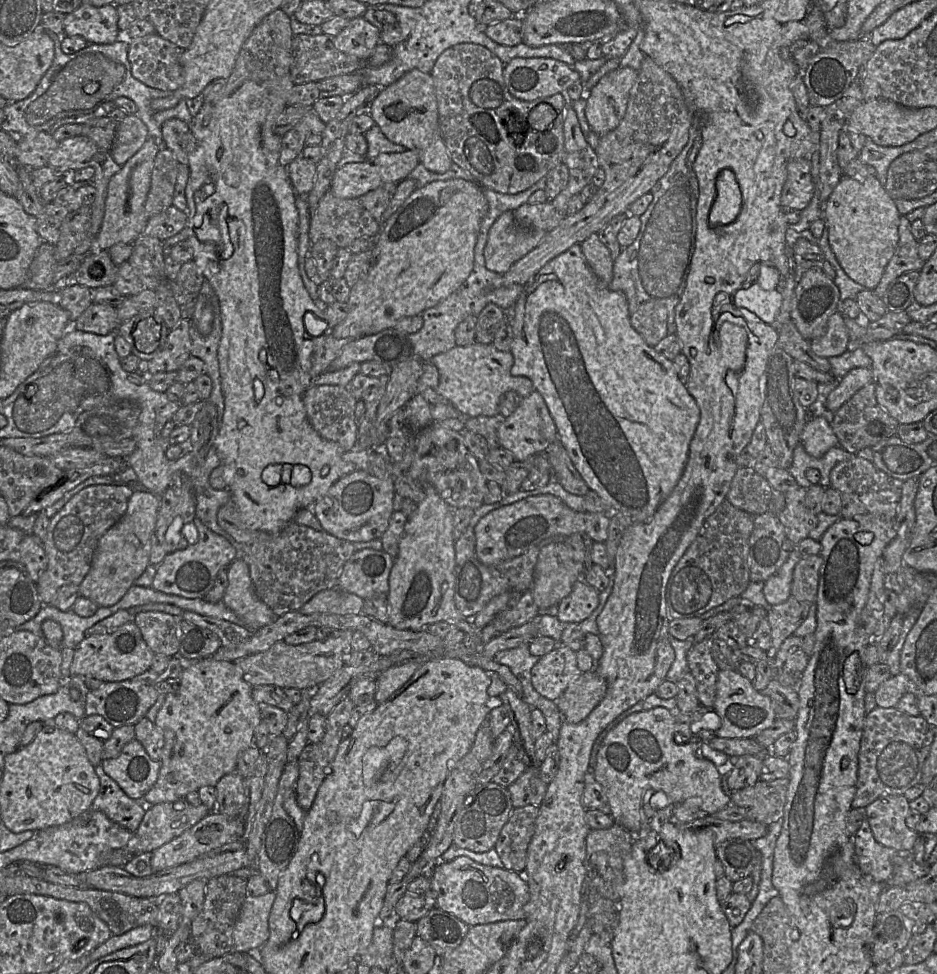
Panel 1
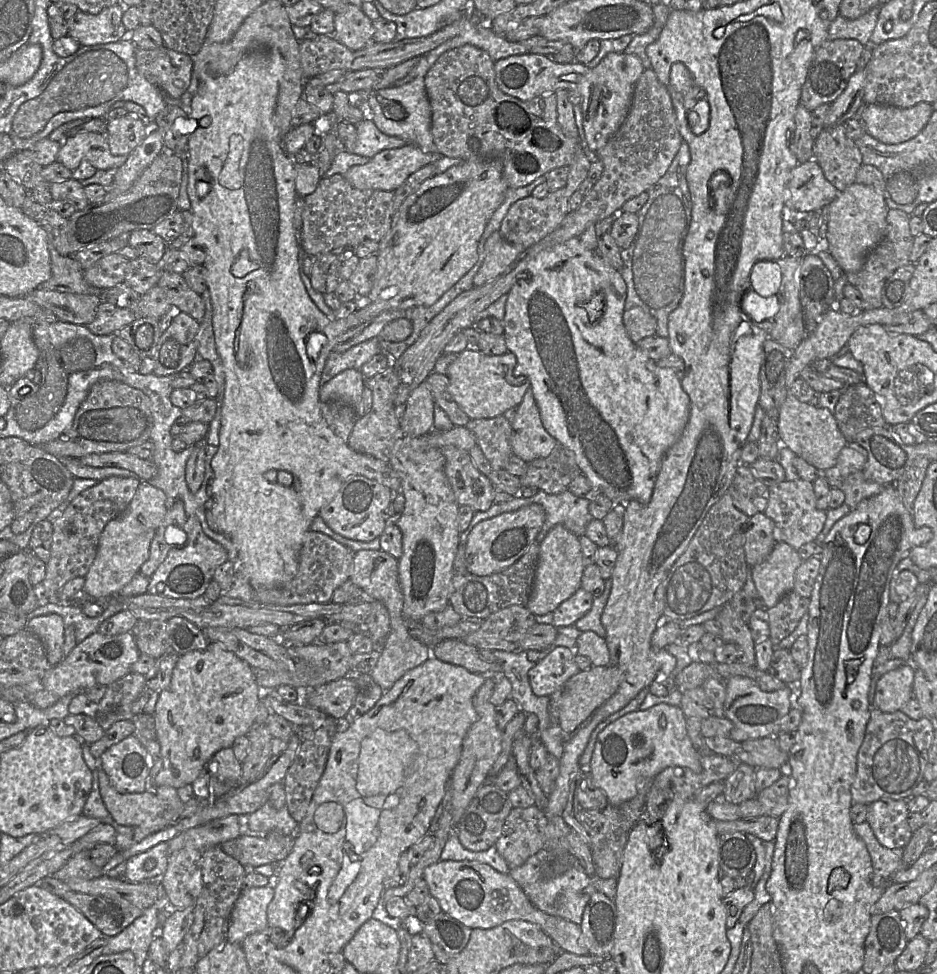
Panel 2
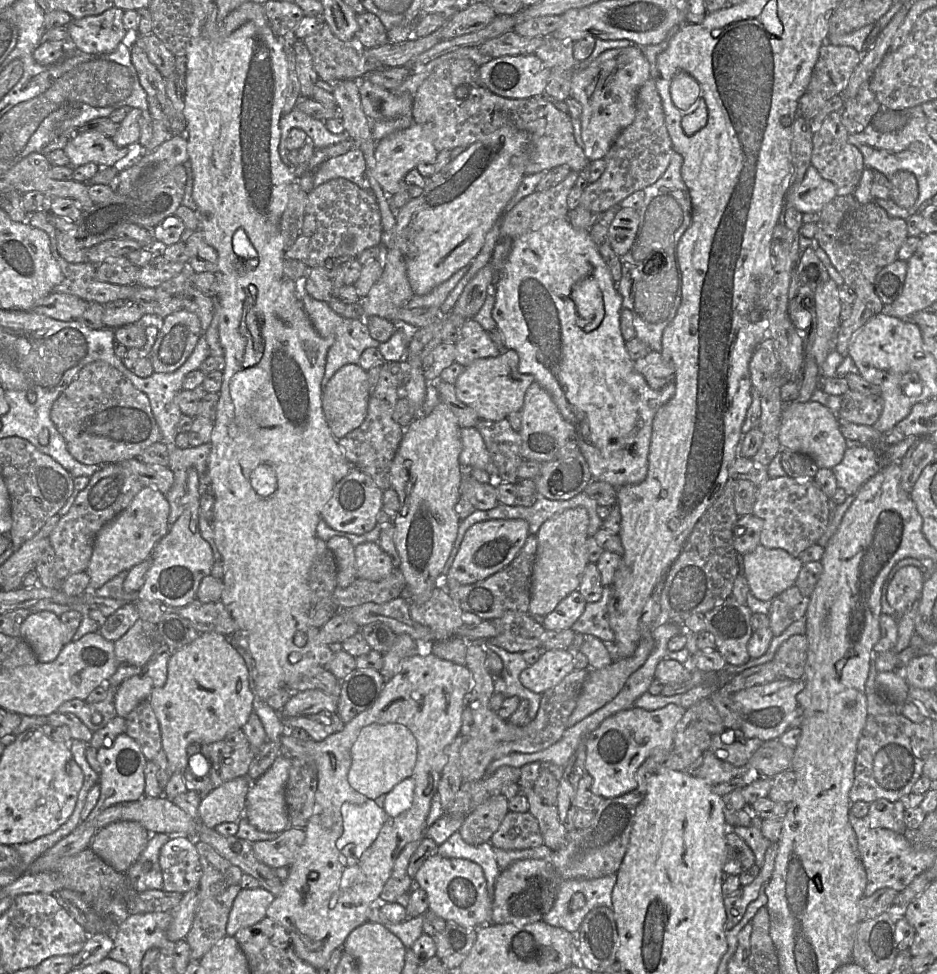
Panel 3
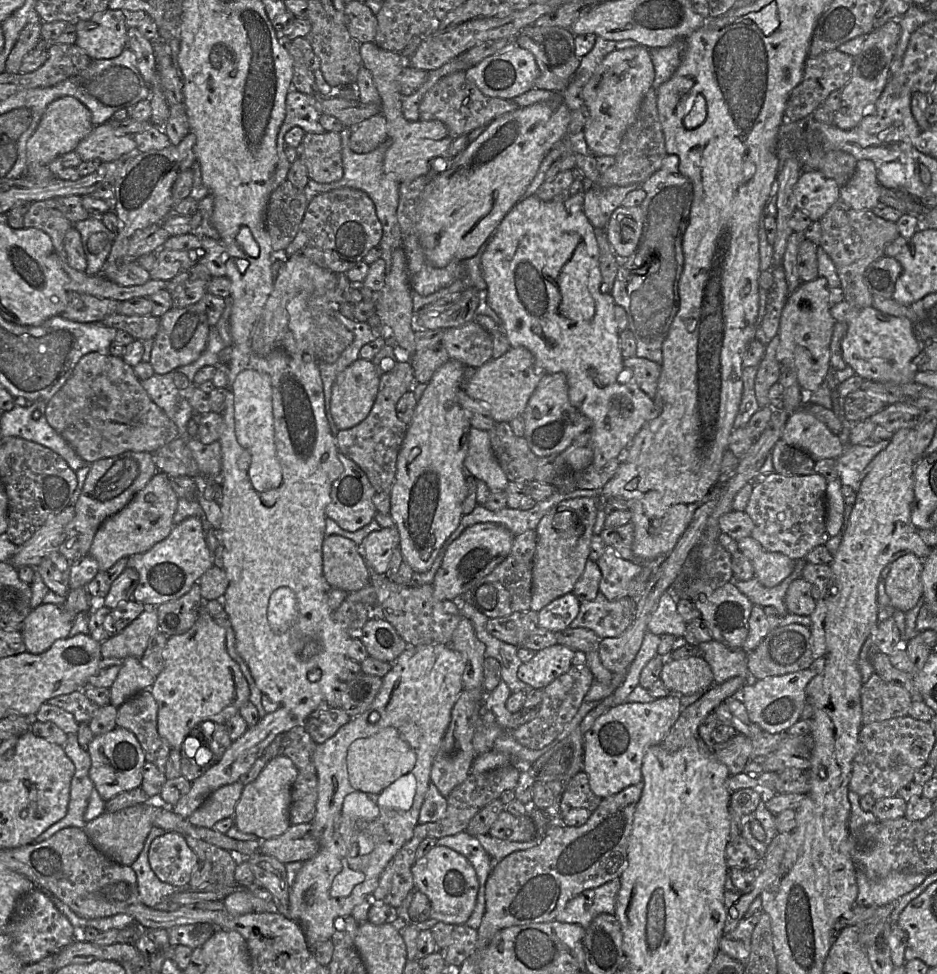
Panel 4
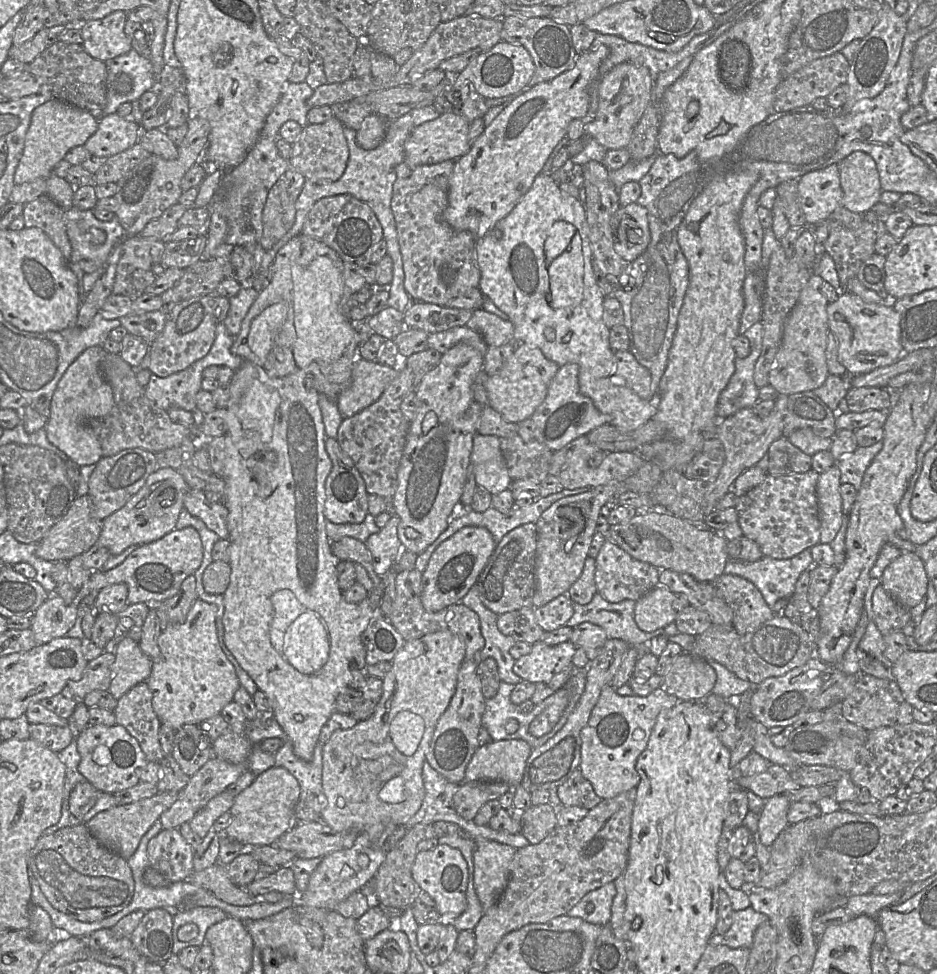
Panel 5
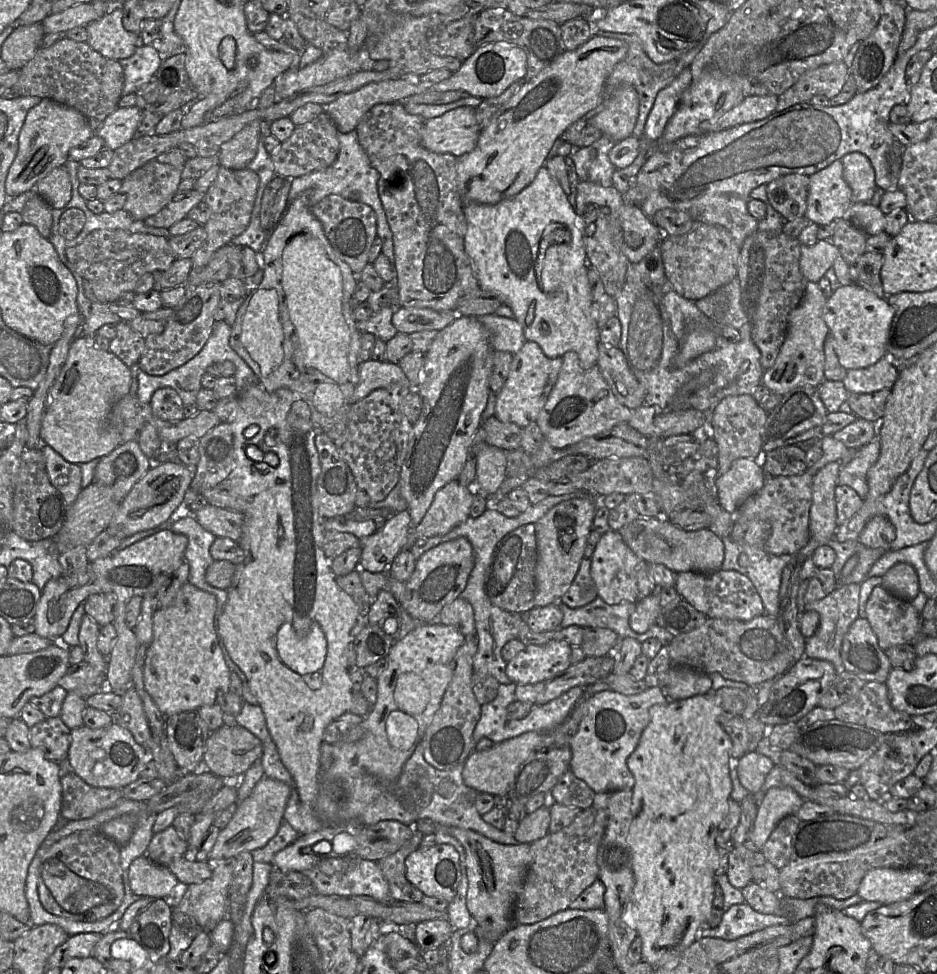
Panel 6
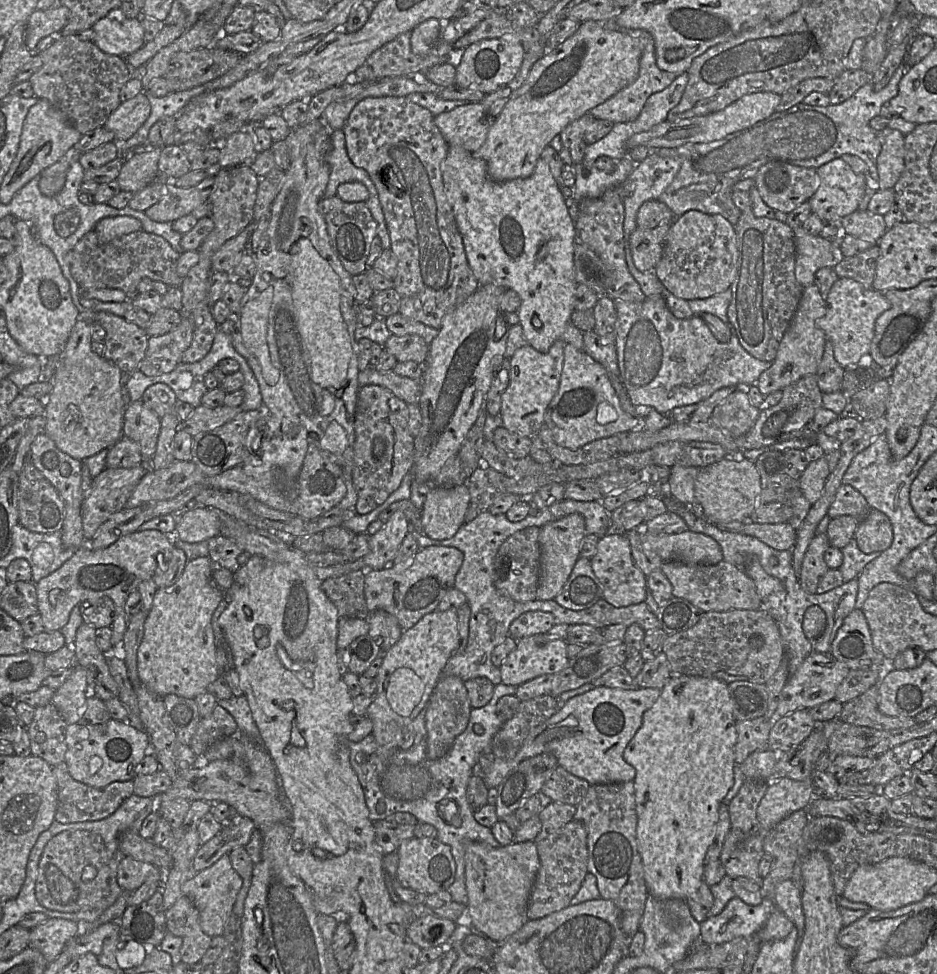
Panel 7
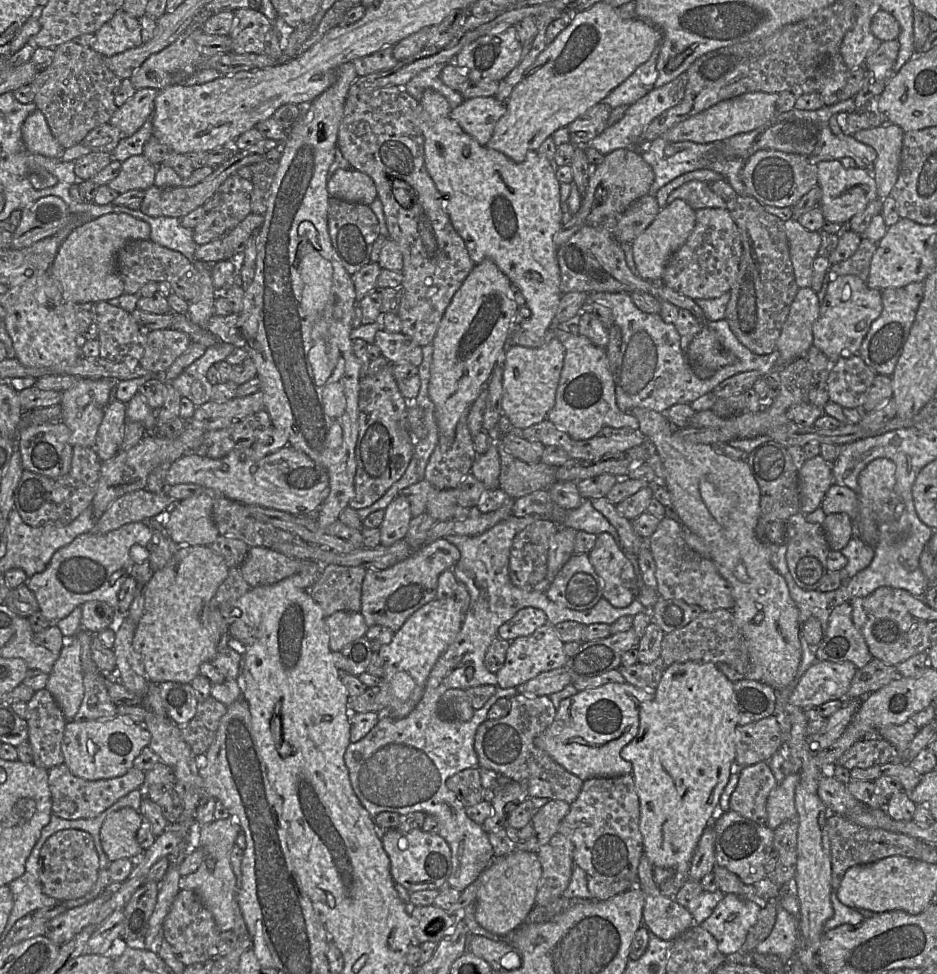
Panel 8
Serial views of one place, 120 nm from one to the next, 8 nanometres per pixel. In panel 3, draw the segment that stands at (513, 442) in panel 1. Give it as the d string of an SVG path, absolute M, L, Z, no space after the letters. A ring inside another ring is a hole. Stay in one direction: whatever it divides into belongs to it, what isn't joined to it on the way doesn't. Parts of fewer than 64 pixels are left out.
M537 382L528 388L521 409L522 425L519 434L522 439L521 455L524 460L544 463L552 460L558 451L575 437L575 427L559 412L551 395Z

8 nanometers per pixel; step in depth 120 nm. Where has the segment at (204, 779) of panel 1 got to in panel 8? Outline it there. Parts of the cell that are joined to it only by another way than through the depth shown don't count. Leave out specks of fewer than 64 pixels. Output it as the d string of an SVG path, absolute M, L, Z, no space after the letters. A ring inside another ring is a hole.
M180 546L167 565L153 573L145 590L143 614L133 637L133 647L140 655L151 682L158 684L174 681L190 684L200 674L200 665L212 662L215 658L217 651L208 622L209 603L227 578L228 571L223 557L210 546Z

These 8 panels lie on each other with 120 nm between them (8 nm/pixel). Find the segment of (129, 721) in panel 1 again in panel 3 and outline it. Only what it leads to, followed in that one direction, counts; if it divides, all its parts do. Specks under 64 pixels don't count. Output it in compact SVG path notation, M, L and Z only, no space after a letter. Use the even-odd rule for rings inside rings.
M107 686L103 700L89 703L86 700L72 699L59 706L60 713L76 715L92 732L102 729L112 718L117 716L115 695L117 687Z

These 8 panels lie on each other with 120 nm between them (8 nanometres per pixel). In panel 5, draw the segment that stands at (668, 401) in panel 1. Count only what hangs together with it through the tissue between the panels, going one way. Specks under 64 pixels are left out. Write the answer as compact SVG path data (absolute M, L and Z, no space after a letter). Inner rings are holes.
M540 173L535 178L527 193L519 200L512 211L501 219L485 236L476 239L475 253L477 265L480 270L479 288L484 296L487 296L501 311L508 315L514 326L514 336L516 343L525 343L538 347L544 356L557 363L559 367L567 363L576 363L579 366L579 388L580 392L591 399L594 406L603 414L609 416L610 424L622 431L632 431L646 424L657 412L655 401L647 401L639 397L626 385L615 385L611 377L616 375L617 363L615 351L610 347L610 329L603 321L603 301L605 295L596 283L592 268L592 249L589 238L589 226L586 220L584 205L577 199L564 194L550 175Z

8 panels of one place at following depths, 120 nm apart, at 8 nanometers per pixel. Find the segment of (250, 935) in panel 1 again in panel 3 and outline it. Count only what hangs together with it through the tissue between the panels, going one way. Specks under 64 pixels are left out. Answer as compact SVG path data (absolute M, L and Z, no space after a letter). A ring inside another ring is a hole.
M261 887L241 888L228 916L226 934L234 937L239 929L251 926L265 918L266 910L275 897Z

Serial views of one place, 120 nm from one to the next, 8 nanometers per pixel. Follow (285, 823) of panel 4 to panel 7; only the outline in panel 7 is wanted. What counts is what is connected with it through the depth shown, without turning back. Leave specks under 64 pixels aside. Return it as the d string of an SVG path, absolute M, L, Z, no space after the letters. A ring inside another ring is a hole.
M237 815L231 826L222 828L218 834L199 847L192 862L194 872L210 867L235 847L244 847L256 829L250 818Z

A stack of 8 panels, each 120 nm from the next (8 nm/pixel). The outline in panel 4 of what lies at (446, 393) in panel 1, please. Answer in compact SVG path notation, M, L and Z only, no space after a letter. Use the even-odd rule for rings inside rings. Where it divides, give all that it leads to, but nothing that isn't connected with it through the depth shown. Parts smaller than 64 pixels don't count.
M511 348L500 358L491 359L477 368L465 392L472 399L484 404L496 423L511 422L523 415L531 395L546 374L546 371L537 365L534 355L527 348Z

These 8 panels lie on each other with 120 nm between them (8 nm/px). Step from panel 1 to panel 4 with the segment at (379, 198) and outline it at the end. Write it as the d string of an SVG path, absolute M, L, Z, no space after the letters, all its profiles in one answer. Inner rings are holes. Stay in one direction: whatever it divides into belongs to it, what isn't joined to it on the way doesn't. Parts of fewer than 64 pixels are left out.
M345 187L318 194L309 202L297 235L285 249L285 253L287 257L303 255L333 273L345 273L363 261L366 254L380 244L381 238L382 226L372 200L361 190Z

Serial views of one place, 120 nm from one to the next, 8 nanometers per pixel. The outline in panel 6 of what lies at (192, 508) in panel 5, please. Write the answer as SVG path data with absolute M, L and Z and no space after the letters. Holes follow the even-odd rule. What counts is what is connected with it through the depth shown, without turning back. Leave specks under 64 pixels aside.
M206 505L192 515L205 530L216 537L230 538L235 542L241 538L244 524L244 516L241 512Z

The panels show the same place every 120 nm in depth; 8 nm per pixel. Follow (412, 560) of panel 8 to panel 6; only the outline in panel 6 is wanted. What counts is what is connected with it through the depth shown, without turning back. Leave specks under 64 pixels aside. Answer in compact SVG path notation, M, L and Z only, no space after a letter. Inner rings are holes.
M458 537L438 544L422 554L415 569L406 581L392 578L387 571L370 572L360 569L362 584L367 594L375 599L381 590L387 590L395 597L400 606L413 618L424 622L436 621L442 608L458 598L466 587L474 567L474 553L471 543L465 537Z

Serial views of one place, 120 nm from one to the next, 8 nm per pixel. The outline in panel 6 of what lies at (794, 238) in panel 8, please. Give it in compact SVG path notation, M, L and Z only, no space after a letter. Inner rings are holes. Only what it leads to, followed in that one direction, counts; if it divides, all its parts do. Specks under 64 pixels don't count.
M818 240L812 246L801 245L800 247L800 271L808 282L818 282L829 268L833 268L841 285L853 284L849 265L844 261L838 248L834 246L831 240Z

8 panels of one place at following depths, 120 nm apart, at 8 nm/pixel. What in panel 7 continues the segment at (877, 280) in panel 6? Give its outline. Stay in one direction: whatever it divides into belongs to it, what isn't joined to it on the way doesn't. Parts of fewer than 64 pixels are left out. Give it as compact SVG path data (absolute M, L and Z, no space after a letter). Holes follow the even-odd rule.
M878 244L852 257L844 258L833 270L839 278L851 278L866 289L873 289L877 260L880 254Z

